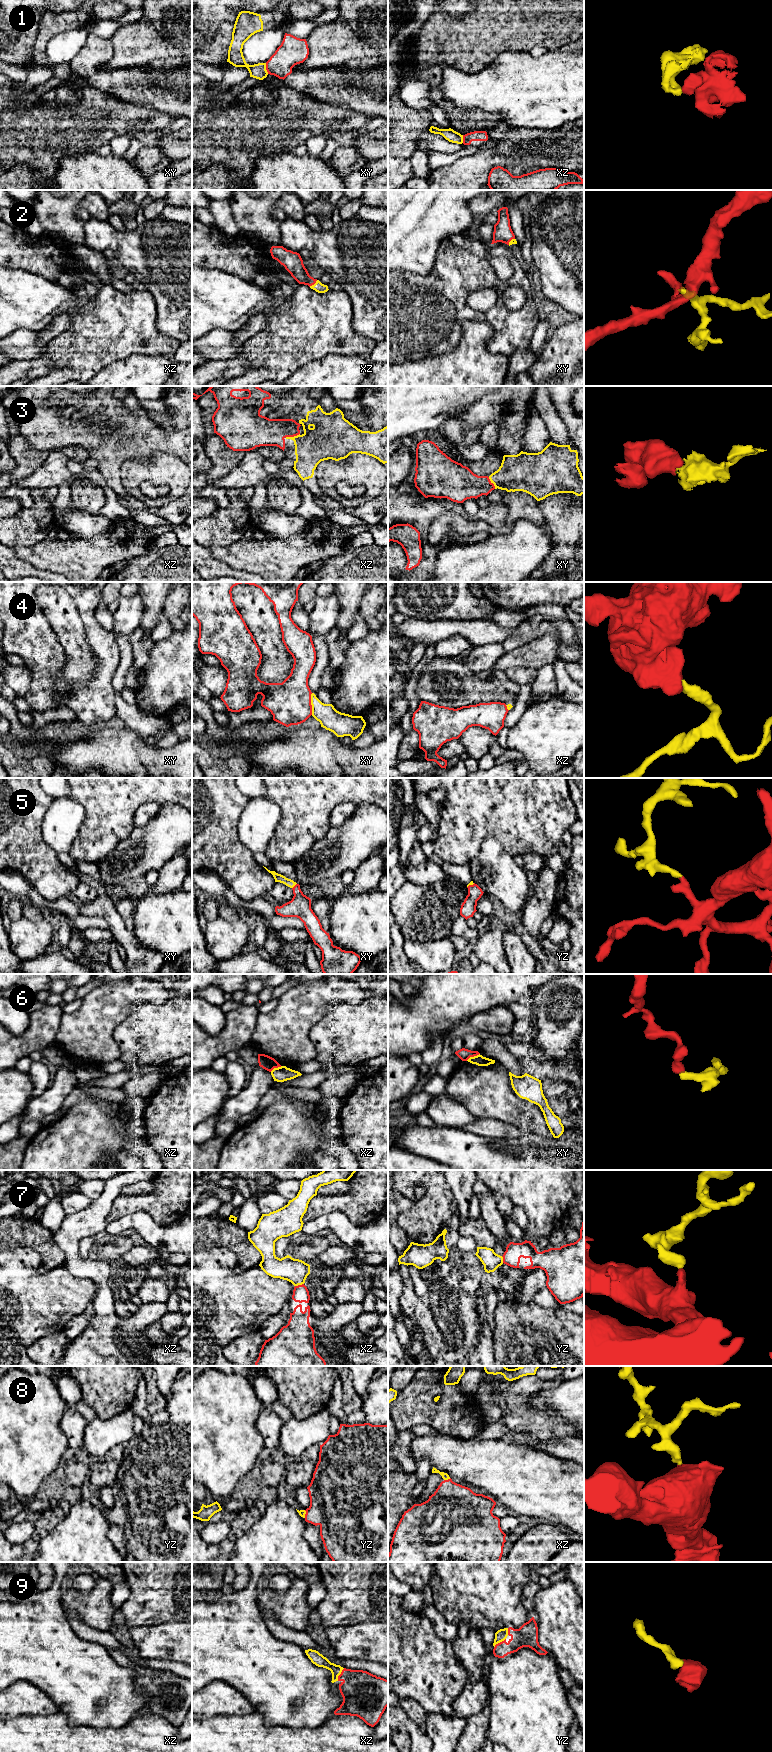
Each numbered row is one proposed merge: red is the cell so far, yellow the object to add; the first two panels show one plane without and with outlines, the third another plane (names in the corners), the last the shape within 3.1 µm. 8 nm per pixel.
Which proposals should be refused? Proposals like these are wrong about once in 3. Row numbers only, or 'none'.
1, 4, 6

